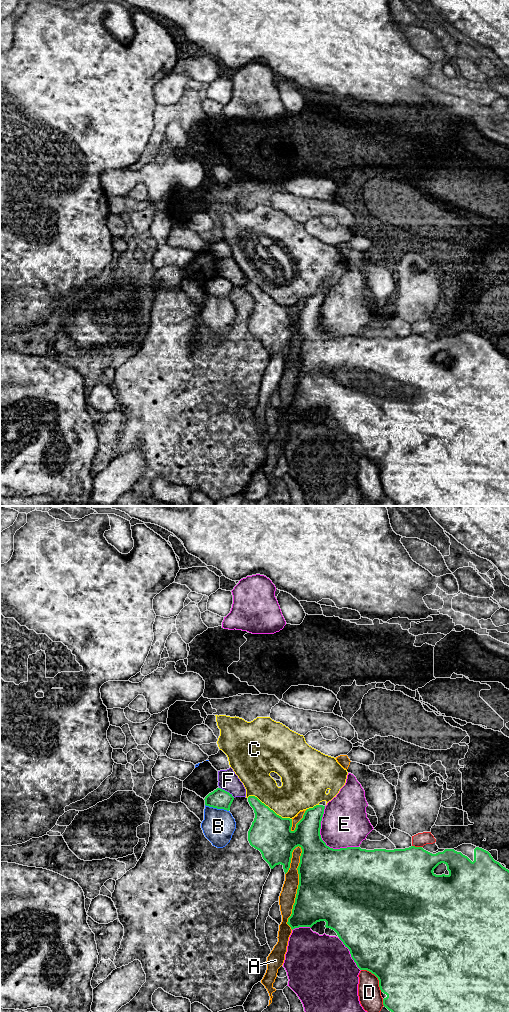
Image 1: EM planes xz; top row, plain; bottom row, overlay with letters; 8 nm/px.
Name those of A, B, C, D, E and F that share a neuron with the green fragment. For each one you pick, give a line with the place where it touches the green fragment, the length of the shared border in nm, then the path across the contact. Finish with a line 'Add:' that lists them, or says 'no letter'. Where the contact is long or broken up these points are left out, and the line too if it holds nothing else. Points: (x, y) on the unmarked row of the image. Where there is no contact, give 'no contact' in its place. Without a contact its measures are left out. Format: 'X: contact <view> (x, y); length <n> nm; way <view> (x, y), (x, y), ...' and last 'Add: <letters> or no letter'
Add: no letter

